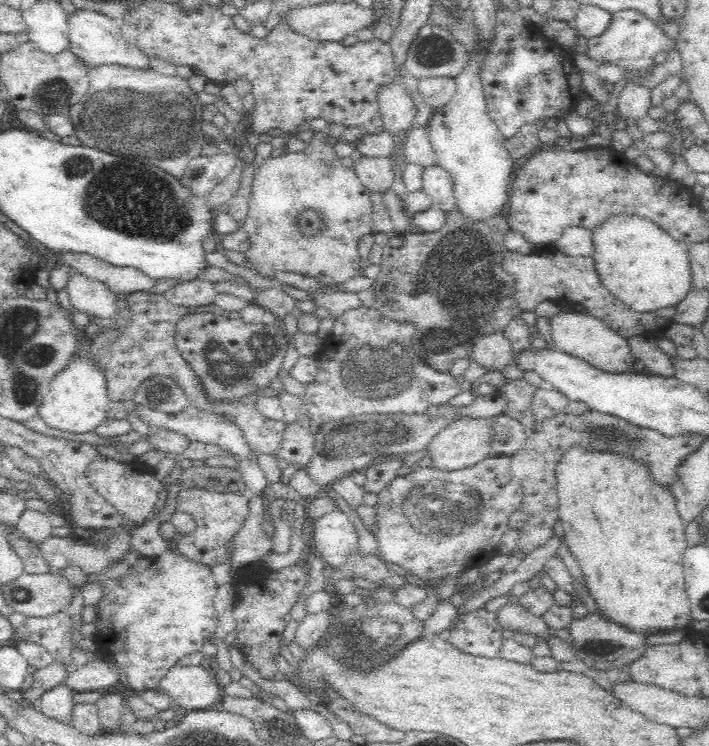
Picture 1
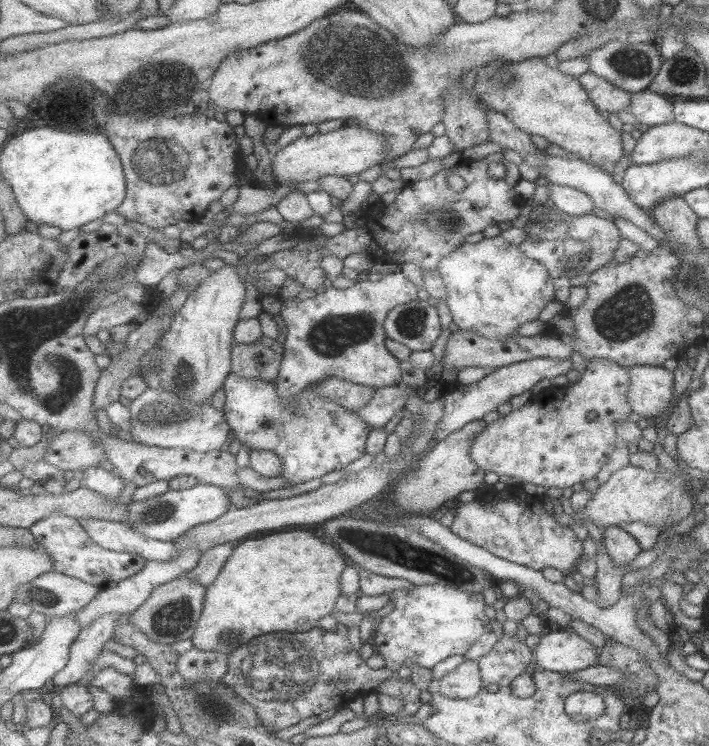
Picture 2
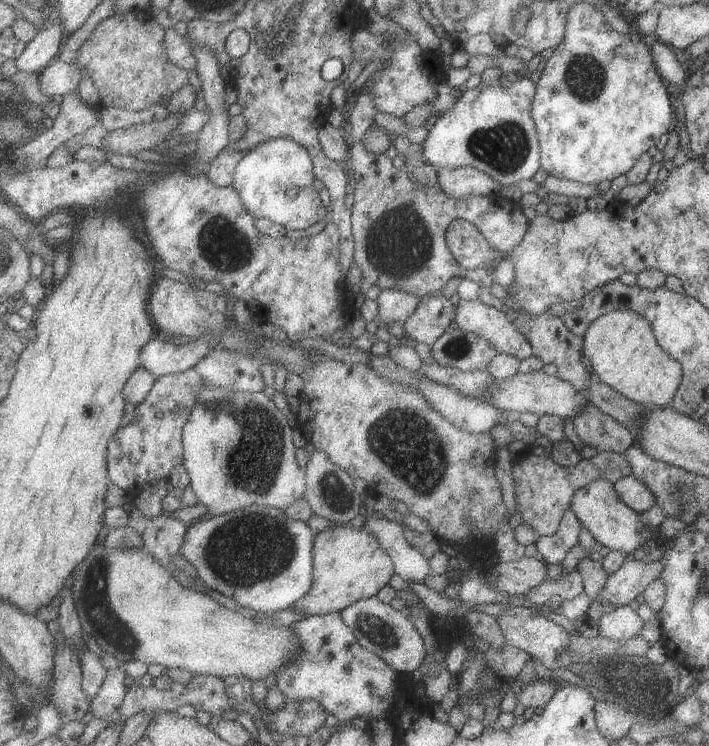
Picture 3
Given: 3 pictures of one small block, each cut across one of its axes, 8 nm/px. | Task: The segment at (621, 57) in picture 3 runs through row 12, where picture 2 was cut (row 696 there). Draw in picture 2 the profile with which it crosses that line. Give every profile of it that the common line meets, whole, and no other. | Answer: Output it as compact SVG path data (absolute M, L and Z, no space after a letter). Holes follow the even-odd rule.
M591 691L572 692L564 700L564 711L573 722L593 720L604 711L602 696Z

